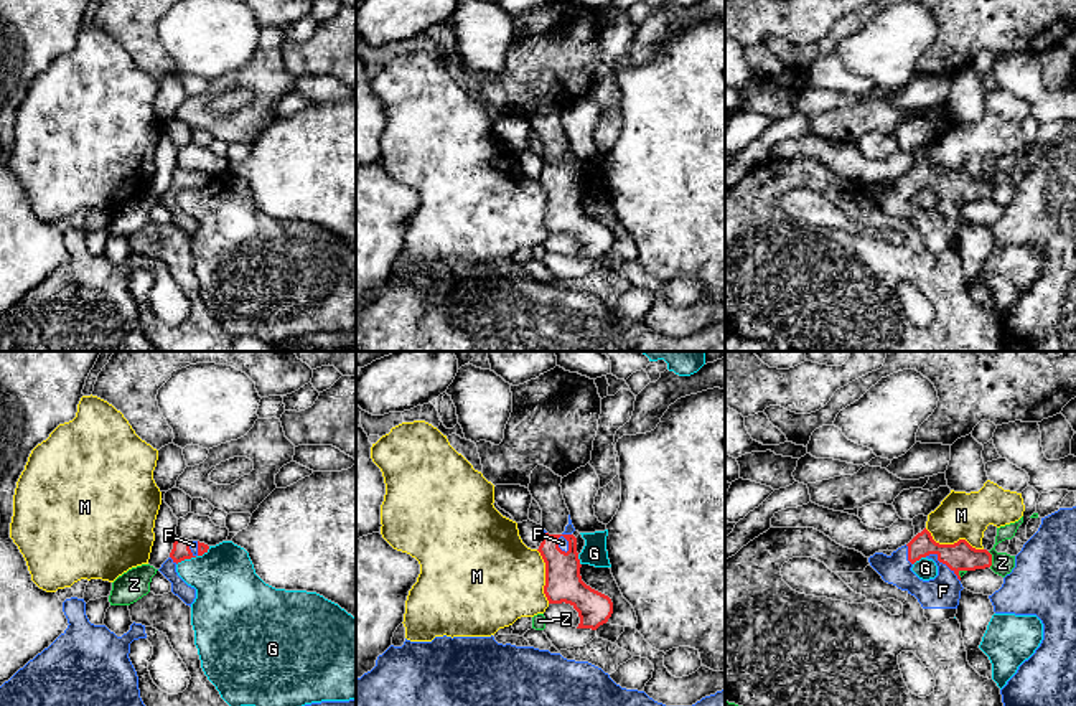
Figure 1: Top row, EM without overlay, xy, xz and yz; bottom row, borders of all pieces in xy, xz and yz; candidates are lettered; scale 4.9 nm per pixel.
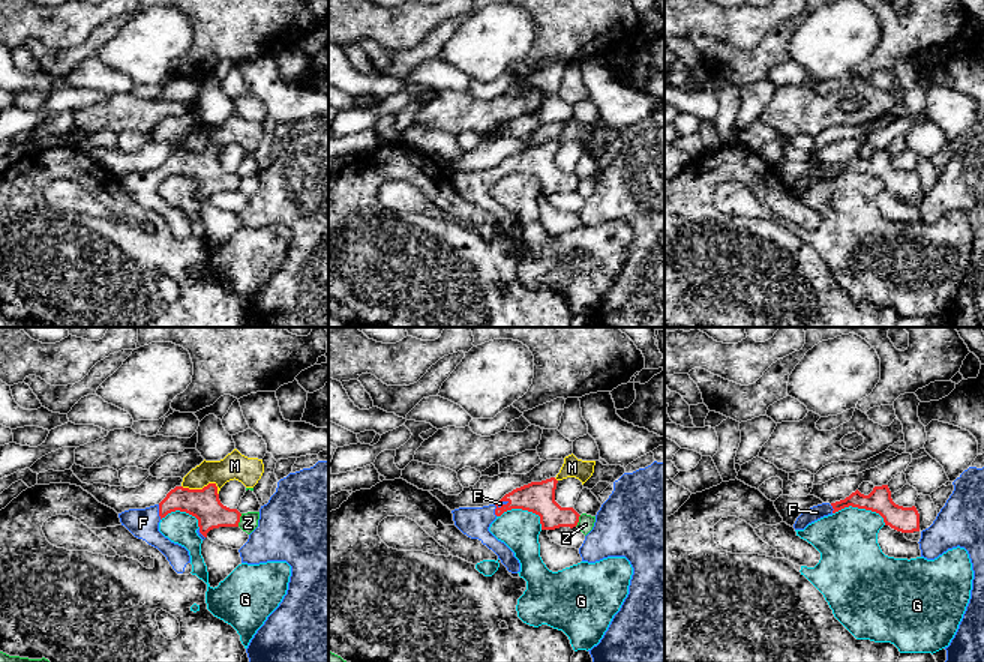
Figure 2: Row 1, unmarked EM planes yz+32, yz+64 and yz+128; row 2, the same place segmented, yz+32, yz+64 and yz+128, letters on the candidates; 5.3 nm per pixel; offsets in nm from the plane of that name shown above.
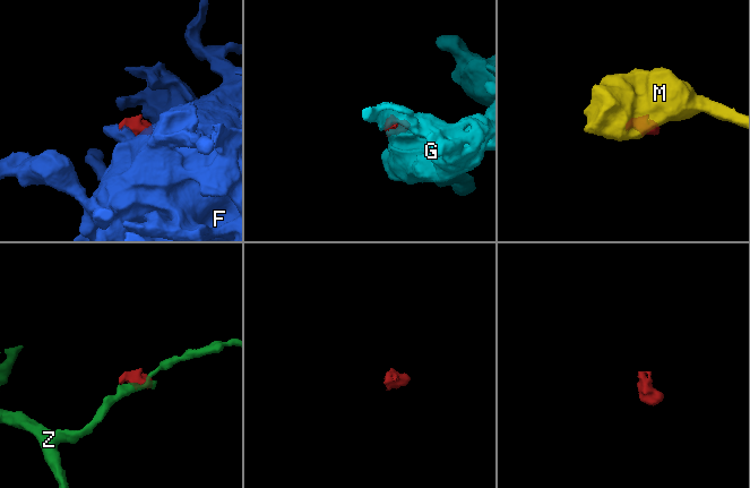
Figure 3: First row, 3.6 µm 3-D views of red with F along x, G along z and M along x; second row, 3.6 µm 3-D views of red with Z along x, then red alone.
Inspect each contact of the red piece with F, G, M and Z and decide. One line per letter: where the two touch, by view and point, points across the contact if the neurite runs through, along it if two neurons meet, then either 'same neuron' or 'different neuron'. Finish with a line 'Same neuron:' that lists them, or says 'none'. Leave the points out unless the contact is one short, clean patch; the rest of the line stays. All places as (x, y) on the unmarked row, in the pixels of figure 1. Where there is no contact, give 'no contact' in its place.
F: meets red in yz at (943, 193); runs through yz (961, 187), (943, 193), (943, 221); same neuron
G: meets red in xy at (193, 187); border along xy (210, 177), (201, 185), (185, 188), (177, 195); different neuron
M: meets red in yz at (954, 174); border along yz (925, 159), (940, 174), (966, 170), (982, 180); different neuron
Z: meets red in yz at (991, 190); border along yz (987, 182), (991, 185), (991, 197); different neuron
Same neuron: F

